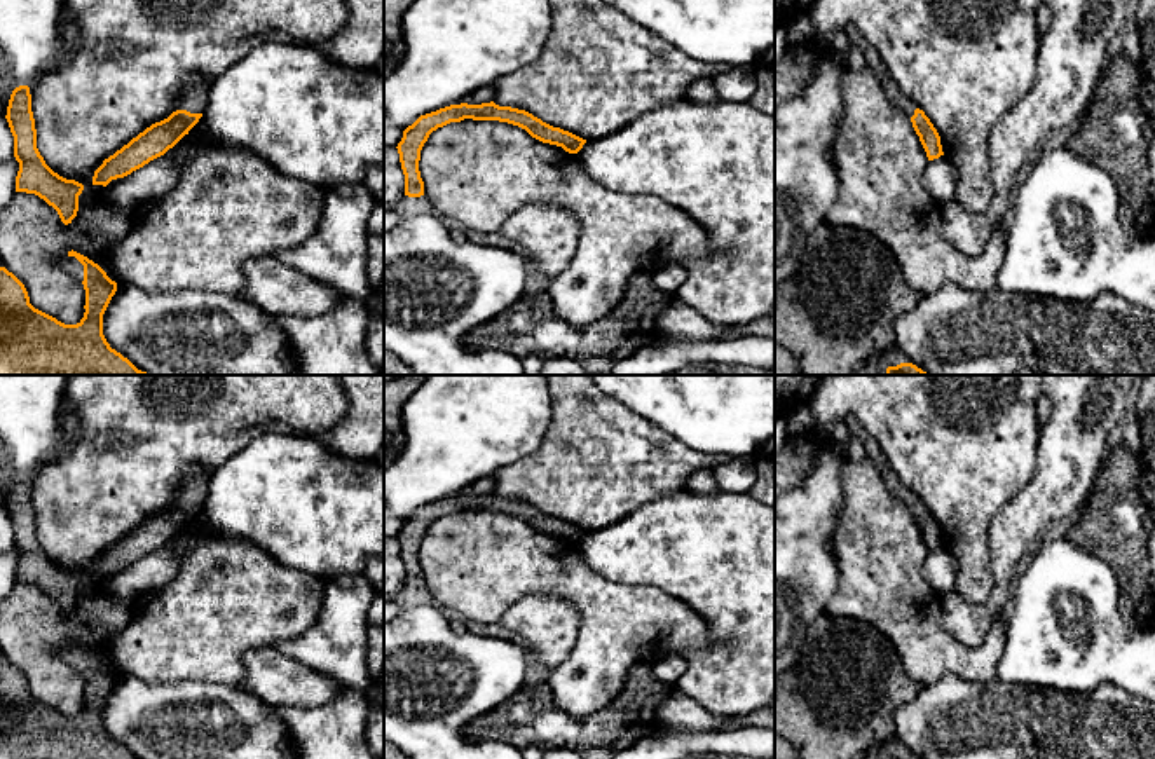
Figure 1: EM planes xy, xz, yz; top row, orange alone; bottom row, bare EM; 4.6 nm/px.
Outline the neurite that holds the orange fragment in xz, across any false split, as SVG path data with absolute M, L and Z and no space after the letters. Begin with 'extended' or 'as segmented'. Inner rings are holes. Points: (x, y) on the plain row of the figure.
as segmented; M494 492L482 496L450 496L420 506L412 516L403 522L403 529L396 539L405 565L405 586L424 586L424 572L420 569L419 551L420 541L429 525L438 518L443 518L450 513L461 513L464 509L508 513L525 520L532 529L543 534L562 537L569 544L578 544L586 534L586 530L560 518L553 518L525 501L499 497Z

